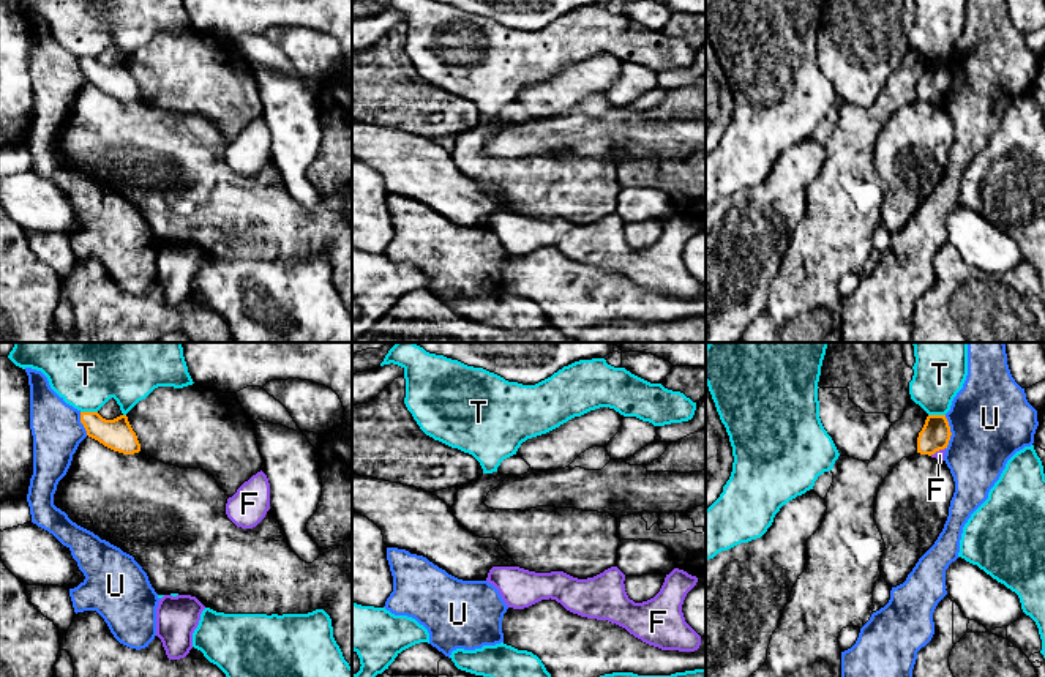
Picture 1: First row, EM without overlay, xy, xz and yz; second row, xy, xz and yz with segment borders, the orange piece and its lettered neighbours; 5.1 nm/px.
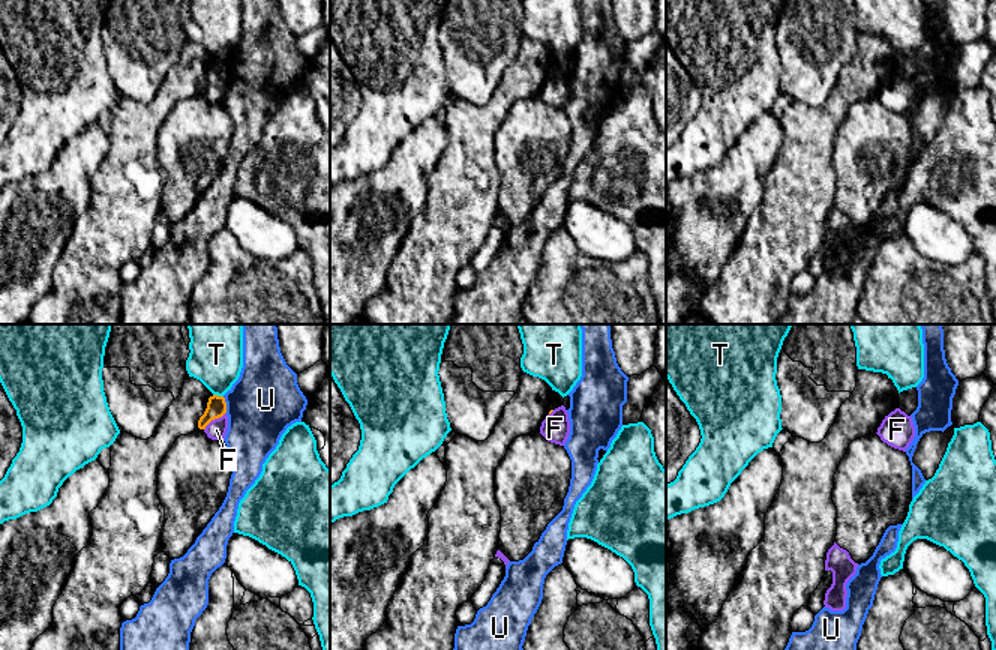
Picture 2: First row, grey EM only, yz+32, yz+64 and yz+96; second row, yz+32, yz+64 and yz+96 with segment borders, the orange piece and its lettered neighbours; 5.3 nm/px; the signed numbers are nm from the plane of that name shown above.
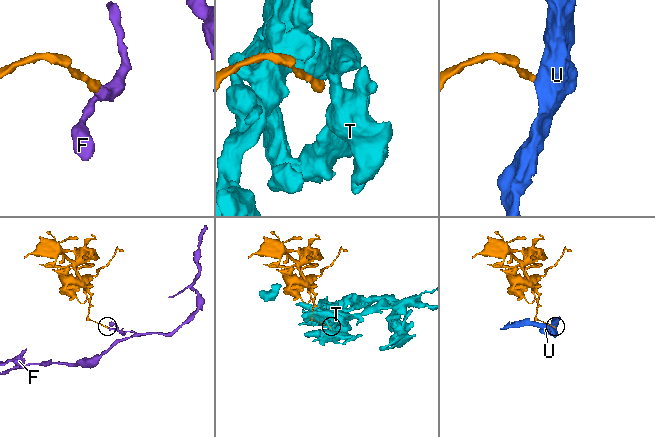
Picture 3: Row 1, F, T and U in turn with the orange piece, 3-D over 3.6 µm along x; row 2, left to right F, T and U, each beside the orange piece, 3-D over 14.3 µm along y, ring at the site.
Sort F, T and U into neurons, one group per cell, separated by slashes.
F / T / U

